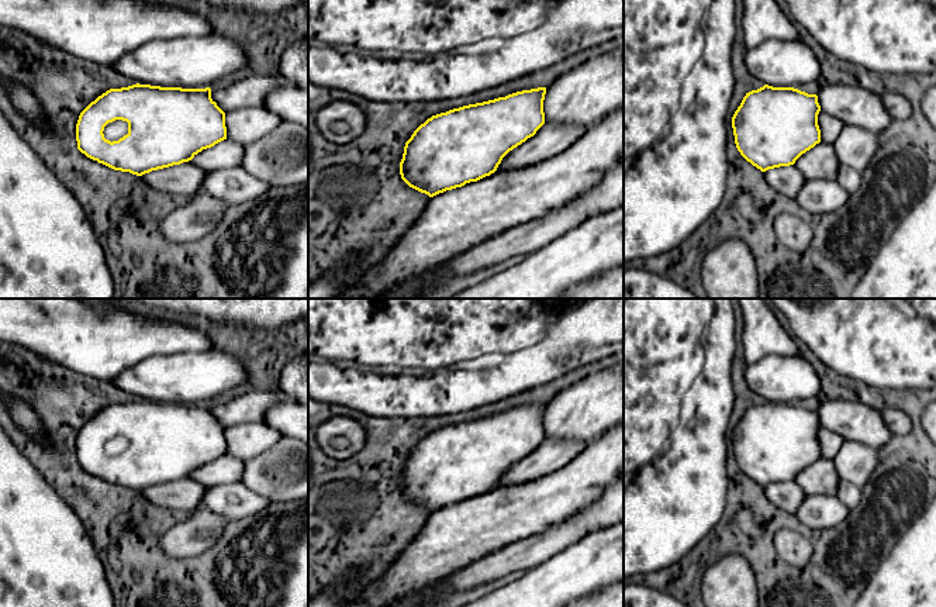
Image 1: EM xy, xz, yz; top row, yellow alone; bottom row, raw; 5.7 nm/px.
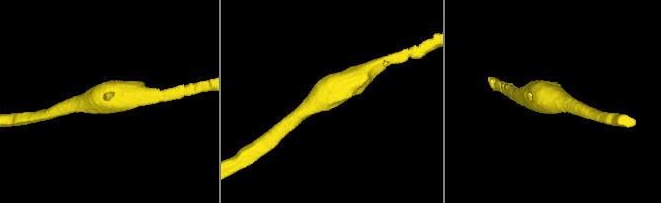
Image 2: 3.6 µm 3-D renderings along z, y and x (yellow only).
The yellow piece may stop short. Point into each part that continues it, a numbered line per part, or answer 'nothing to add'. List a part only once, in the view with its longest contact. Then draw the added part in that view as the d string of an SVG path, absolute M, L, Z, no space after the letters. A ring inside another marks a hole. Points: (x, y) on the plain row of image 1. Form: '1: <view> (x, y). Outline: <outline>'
1: xy (113, 447). Outline: M115 435L113 438L108 438L104 442L103 449L104 449L104 453L111 458L118 456L120 453L128 449L128 438L122 435Z

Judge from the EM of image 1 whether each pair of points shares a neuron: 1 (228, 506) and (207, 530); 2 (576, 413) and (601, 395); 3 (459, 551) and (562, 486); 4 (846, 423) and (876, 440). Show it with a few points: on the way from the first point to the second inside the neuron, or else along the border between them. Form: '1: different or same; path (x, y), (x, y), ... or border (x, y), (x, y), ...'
1: different; border (199, 507), (230, 520)
2: same; path (582, 411), (596, 400)
3: same; path (484, 526), (504, 514), (522, 511), (536, 504)
4: same; path (853, 423), (859, 423), (869, 433)

